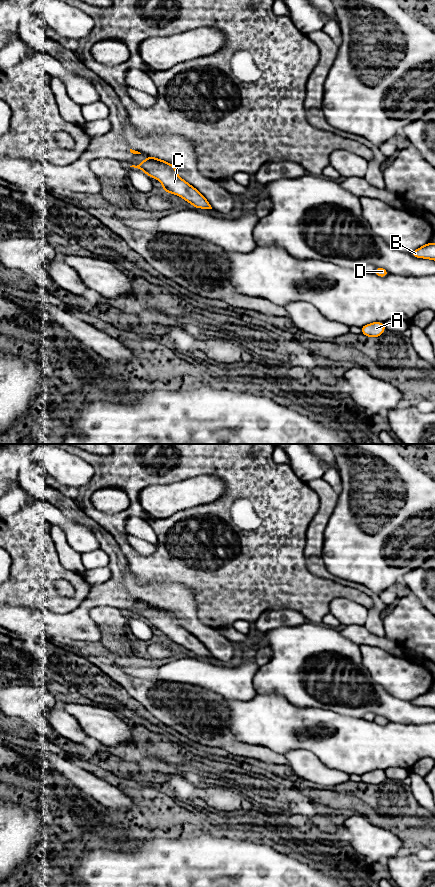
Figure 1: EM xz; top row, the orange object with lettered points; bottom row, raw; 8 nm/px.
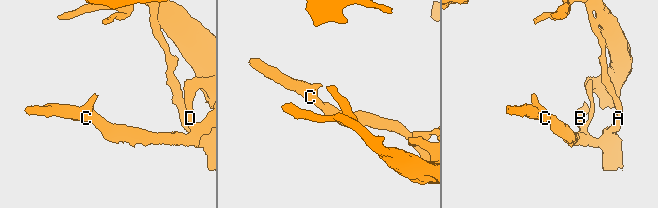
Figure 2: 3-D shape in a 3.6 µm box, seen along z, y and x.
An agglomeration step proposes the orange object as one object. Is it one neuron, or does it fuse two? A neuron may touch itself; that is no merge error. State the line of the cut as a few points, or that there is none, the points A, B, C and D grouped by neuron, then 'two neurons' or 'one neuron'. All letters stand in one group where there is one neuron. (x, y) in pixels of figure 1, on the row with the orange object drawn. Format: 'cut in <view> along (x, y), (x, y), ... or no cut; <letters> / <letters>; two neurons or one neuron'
no cut; A B C D; one neuron

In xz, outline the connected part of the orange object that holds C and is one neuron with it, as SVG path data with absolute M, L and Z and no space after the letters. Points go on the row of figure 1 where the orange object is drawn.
M148 156L141 164L130 167L141 169L148 176L156 178L162 183L166 193L173 193L182 197L194 208L212 209L209 202L197 189L177 175L177 169L172 164Z

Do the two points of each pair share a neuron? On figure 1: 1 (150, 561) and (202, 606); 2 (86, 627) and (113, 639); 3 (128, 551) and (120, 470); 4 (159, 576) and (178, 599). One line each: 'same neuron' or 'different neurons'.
1: same neuron
2: different neurons
3: same neuron
4: different neurons

